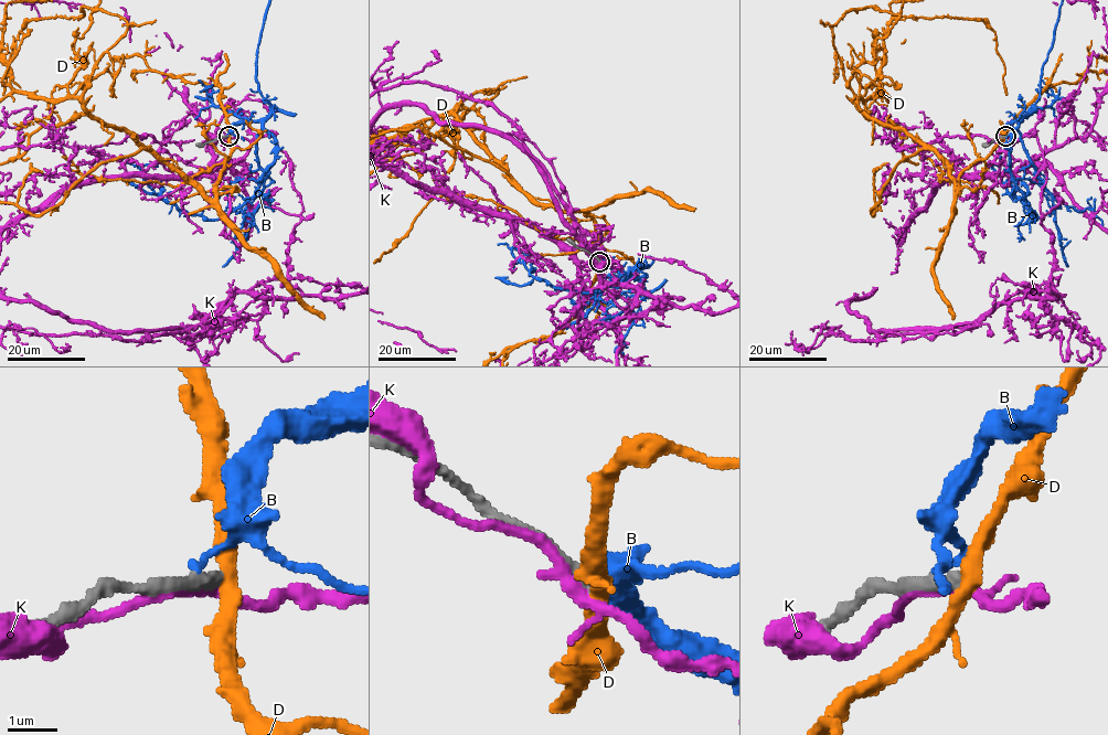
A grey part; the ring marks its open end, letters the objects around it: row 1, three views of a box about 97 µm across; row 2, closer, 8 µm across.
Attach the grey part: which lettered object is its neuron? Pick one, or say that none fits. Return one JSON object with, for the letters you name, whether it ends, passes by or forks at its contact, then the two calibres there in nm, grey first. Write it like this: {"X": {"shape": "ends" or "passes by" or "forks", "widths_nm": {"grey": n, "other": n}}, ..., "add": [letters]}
{"add": []}

